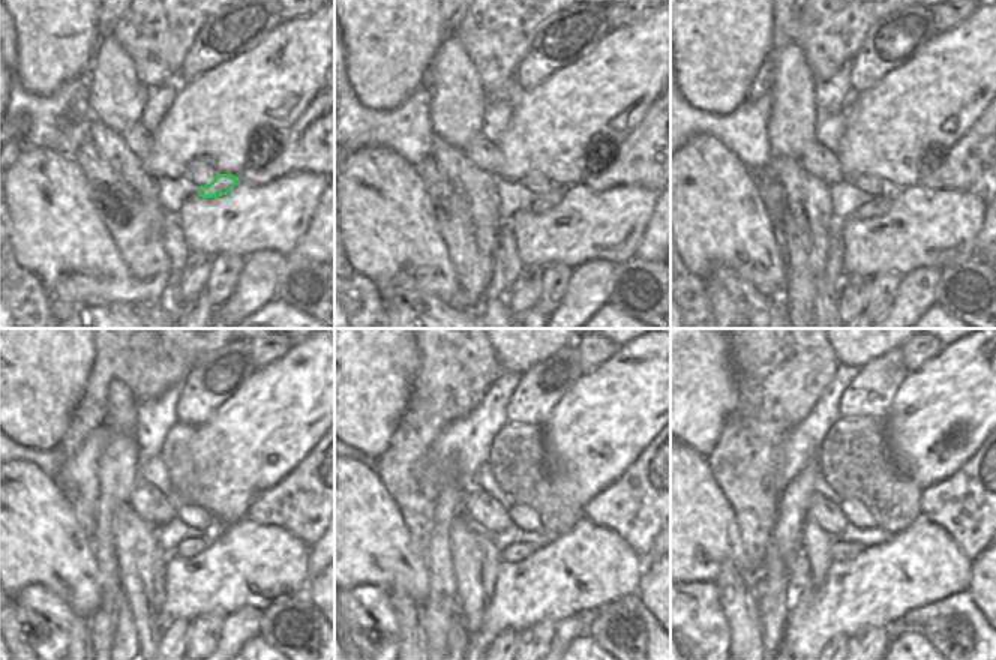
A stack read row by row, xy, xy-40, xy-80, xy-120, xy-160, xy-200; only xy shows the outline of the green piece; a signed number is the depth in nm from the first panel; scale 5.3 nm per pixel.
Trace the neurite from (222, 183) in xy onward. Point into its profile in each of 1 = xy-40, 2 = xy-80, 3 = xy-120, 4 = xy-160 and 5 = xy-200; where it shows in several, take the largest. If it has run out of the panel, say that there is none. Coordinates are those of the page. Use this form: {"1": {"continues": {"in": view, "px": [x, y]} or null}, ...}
{"1": {"continues": {"in": "xy-40", "px": [543, 203]}}, "2": {"continues": {"in": "xy-80", "px": [881, 204]}}, "3": {"continues": {"in": "xy-120", "px": [188, 548]}}, "4": {"continues": {"in": "xy-160", "px": [519, 551]}}, "5": {"continues": {"in": "xy-200", "px": [840, 551]}}}

